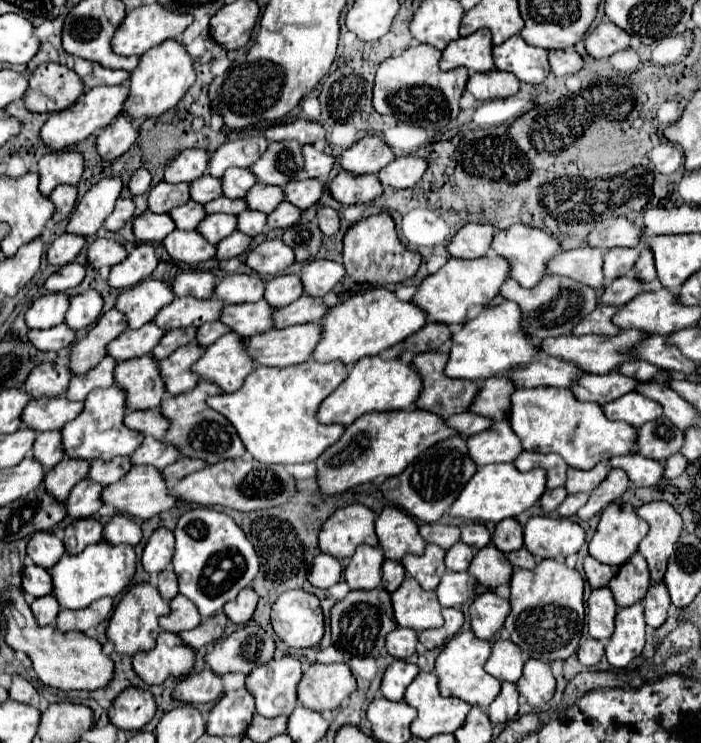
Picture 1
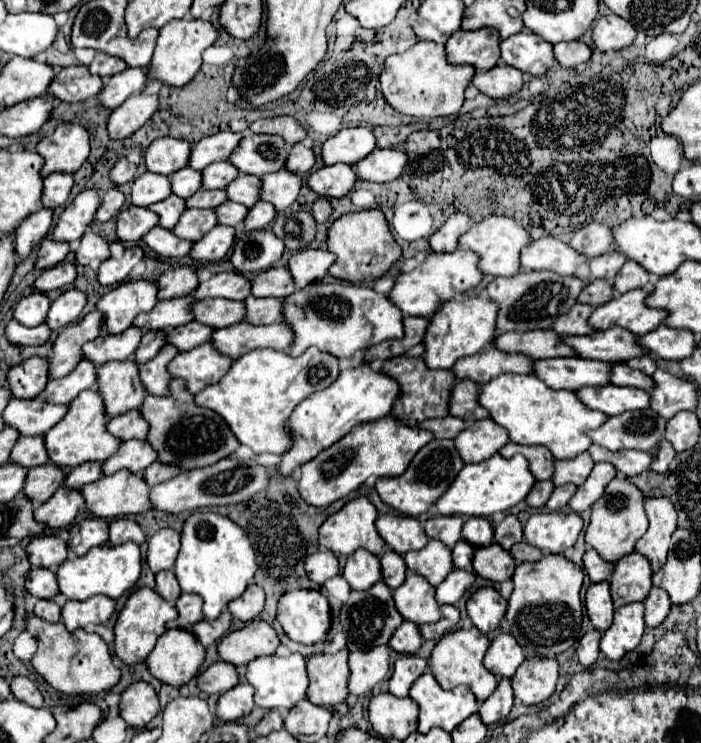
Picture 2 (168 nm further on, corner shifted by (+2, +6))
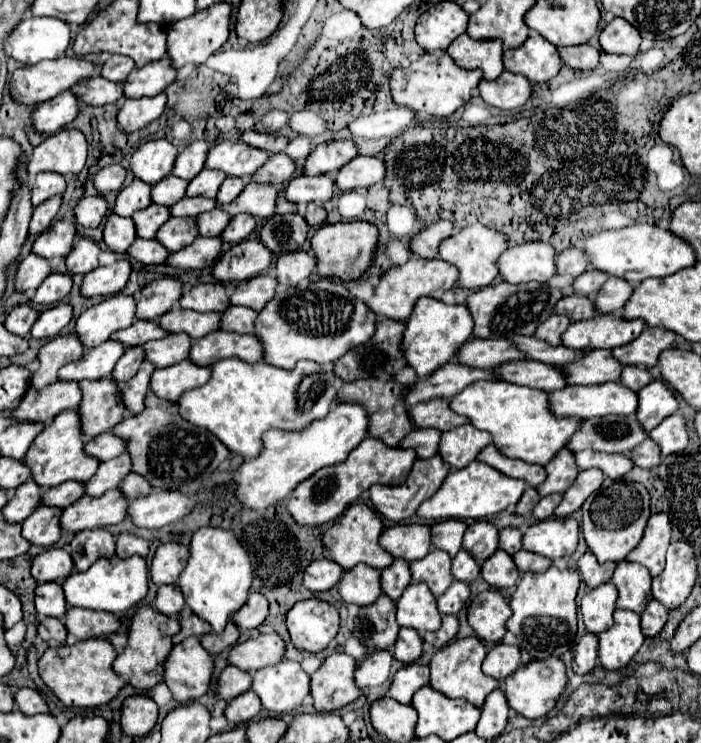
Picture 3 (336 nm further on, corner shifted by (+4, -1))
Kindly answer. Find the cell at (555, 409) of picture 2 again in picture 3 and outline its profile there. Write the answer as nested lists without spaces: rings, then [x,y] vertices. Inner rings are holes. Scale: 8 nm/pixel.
[[[474,382],[450,400],[450,408],[456,414],[468,416],[472,426],[492,434],[496,448],[510,458],[520,458],[530,464],[546,466],[562,448],[568,446],[574,432],[580,430],[582,422],[576,416],[564,418],[550,410],[548,394],[536,388],[518,386],[510,382]]]

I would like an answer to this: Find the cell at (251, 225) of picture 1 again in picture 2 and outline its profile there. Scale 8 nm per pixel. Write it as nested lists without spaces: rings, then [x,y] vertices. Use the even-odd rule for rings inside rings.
[[[224,201],[222,205],[218,205],[218,209],[214,209],[214,213],[216,213],[216,217],[218,217],[218,223],[220,223],[220,225],[238,227],[238,225],[244,221],[244,217],[246,217],[248,209],[246,209],[244,205],[238,205],[238,203]]]

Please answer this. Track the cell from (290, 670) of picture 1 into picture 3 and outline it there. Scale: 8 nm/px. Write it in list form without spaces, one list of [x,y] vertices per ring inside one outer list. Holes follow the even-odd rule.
[[[282,660],[280,664],[266,666],[254,674],[252,690],[258,694],[262,706],[270,712],[290,714],[308,696],[308,674],[298,662]]]

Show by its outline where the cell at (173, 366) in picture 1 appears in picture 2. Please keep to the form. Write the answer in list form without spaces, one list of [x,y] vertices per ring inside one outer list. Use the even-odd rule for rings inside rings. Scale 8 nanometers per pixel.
[[[164,345],[158,355],[154,359],[150,359],[148,363],[140,365],[140,377],[142,377],[142,385],[146,385],[146,391],[150,395],[166,395],[168,393],[168,383],[170,383],[170,375],[166,371],[166,365],[170,363],[170,359],[176,355],[178,351],[172,345]]]

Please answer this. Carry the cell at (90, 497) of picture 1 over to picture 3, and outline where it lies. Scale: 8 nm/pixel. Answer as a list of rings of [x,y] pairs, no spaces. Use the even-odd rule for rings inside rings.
[[[38,506],[24,522],[22,522],[22,536],[36,546],[52,546],[60,540],[60,508],[52,506]]]

